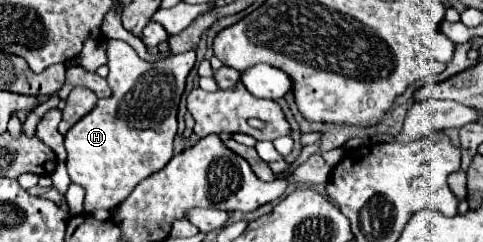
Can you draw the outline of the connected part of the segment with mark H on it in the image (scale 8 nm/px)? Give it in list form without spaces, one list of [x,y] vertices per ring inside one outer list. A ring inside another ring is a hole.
[[[109,40],[107,58],[107,84],[113,90],[113,94],[109,98],[101,98],[97,106],[65,134],[65,164],[69,178],[71,182],[87,190],[83,206],[85,214],[93,214],[95,210],[115,210],[143,178],[161,170],[173,158],[173,140],[177,136],[177,108],[185,90],[185,78],[196,63],[196,52],[190,50],[180,54],[169,54],[167,58],[161,58],[157,62],[147,62],[139,58],[127,42]]]

